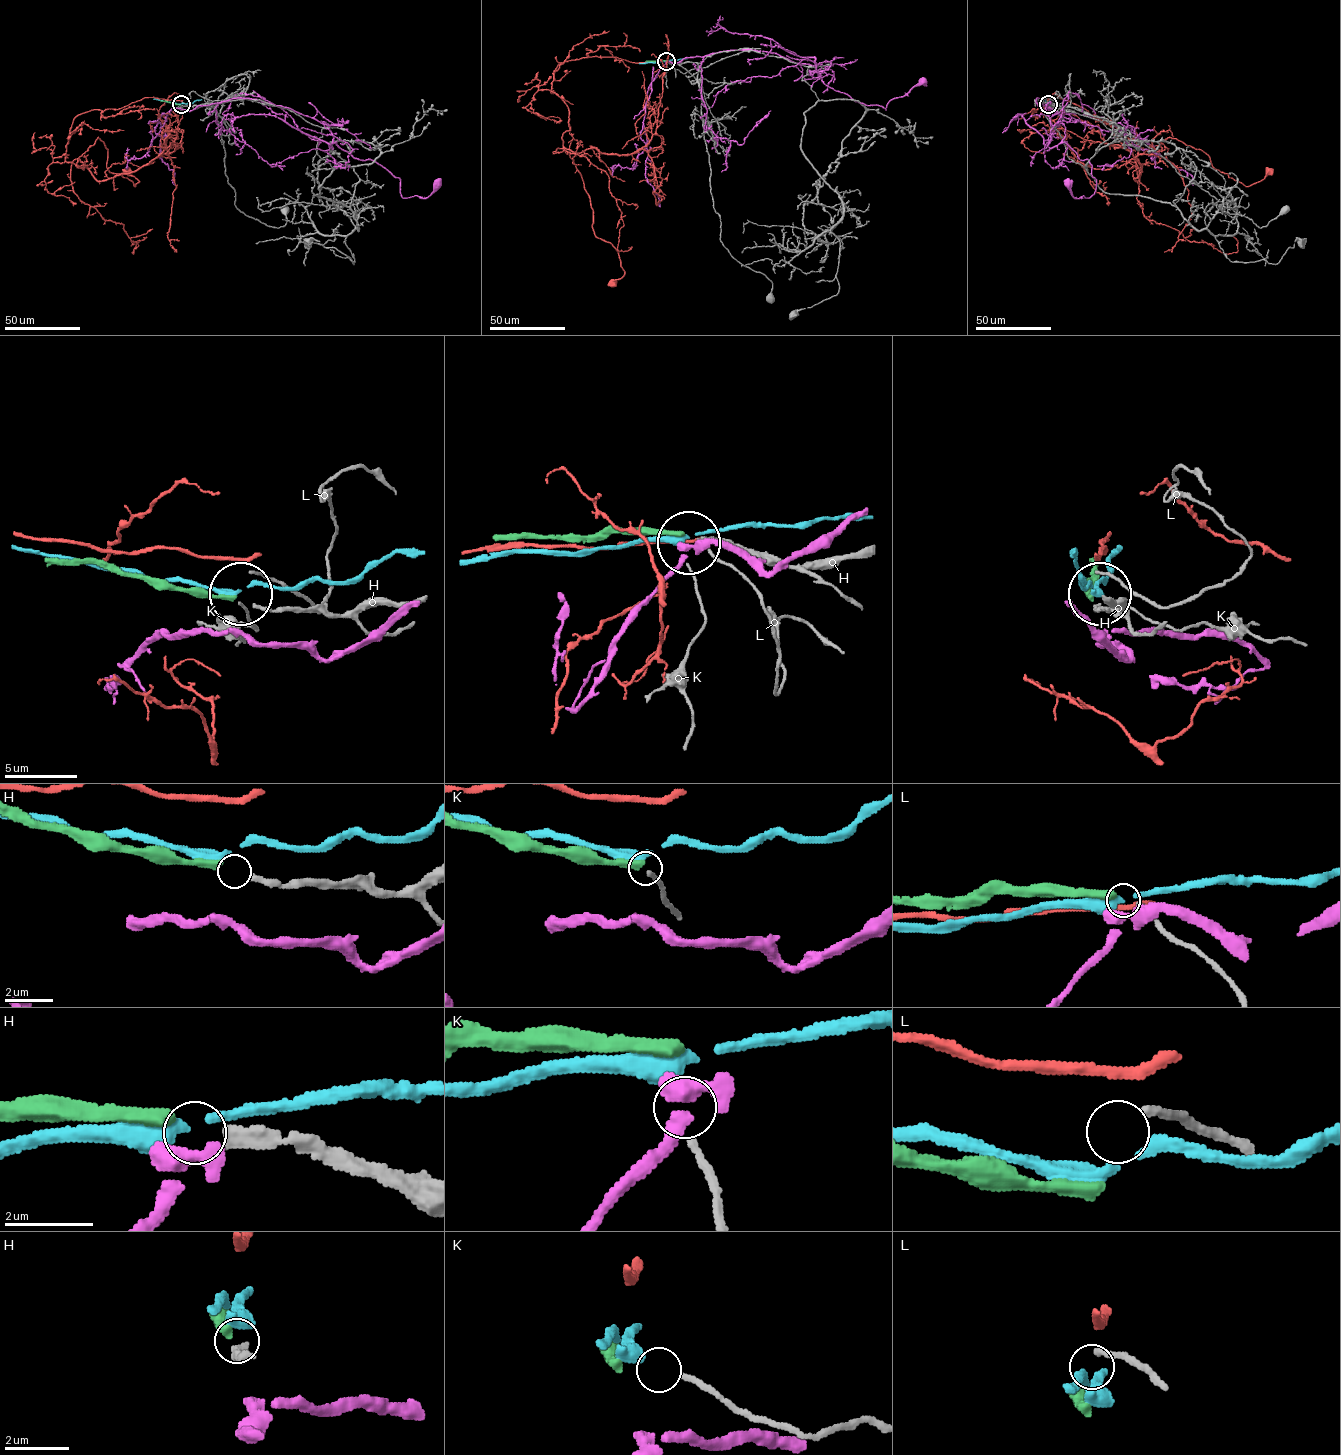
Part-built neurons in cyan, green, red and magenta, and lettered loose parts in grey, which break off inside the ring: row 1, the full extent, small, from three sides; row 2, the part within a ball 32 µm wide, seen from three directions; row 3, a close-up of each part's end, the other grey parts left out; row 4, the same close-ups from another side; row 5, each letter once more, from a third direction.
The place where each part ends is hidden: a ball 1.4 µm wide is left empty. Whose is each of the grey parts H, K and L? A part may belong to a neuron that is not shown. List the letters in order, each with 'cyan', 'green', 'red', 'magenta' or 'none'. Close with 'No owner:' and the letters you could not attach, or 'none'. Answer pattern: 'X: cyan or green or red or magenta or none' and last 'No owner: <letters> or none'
H: green
K: cyan
L: none
No owner: L

